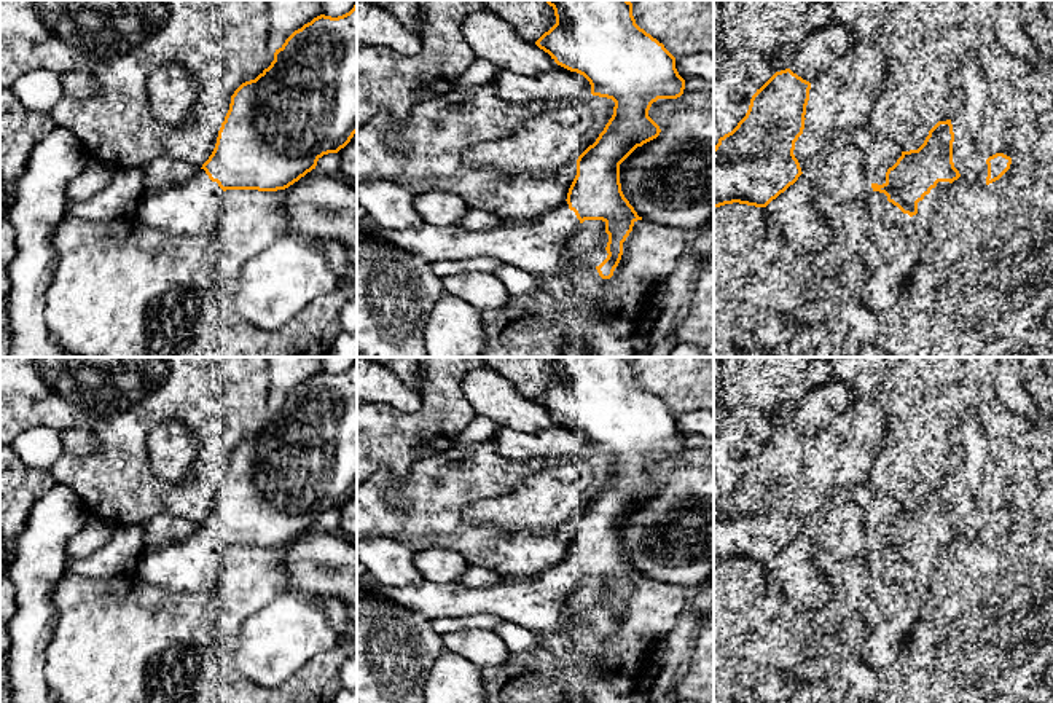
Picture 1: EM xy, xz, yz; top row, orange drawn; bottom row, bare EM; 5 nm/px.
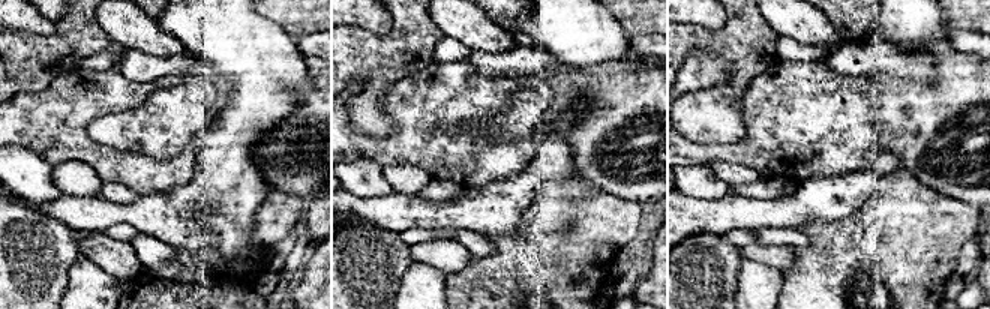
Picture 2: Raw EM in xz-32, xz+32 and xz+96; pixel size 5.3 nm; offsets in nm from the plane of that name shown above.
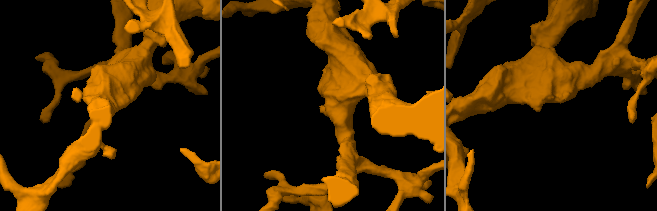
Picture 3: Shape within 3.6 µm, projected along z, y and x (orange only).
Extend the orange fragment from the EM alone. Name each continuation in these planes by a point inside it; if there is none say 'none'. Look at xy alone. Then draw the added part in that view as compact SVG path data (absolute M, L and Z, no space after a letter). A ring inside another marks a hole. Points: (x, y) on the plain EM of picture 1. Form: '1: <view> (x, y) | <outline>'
1: xy (193, 566) | M201 526L188 540L159 548L143 548L135 575L153 587L204 595L215 588L223 547Z

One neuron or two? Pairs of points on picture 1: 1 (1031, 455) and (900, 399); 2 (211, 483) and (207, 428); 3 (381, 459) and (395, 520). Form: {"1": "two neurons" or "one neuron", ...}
{"1": "one neuron", "2": "one neuron", "3": "two neurons"}

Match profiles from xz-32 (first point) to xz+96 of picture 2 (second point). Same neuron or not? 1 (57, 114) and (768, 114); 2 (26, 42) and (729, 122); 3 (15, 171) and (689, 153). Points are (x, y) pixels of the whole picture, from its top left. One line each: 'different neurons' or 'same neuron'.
1: same neuron
2: same neuron
3: different neurons

